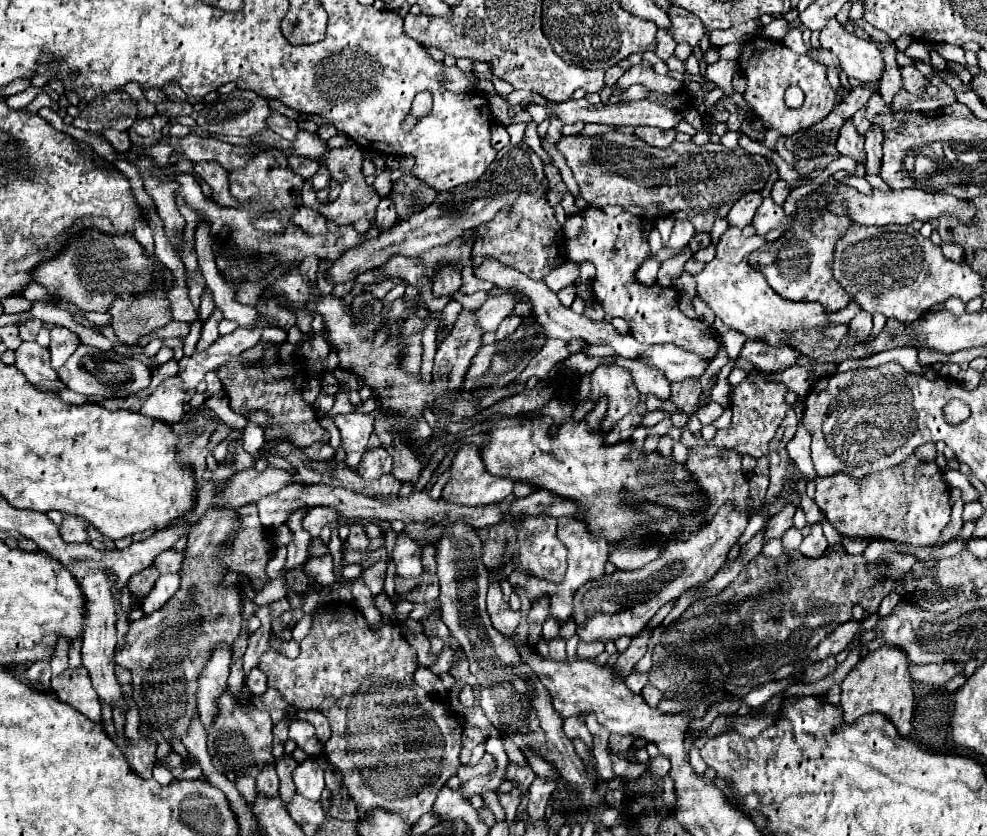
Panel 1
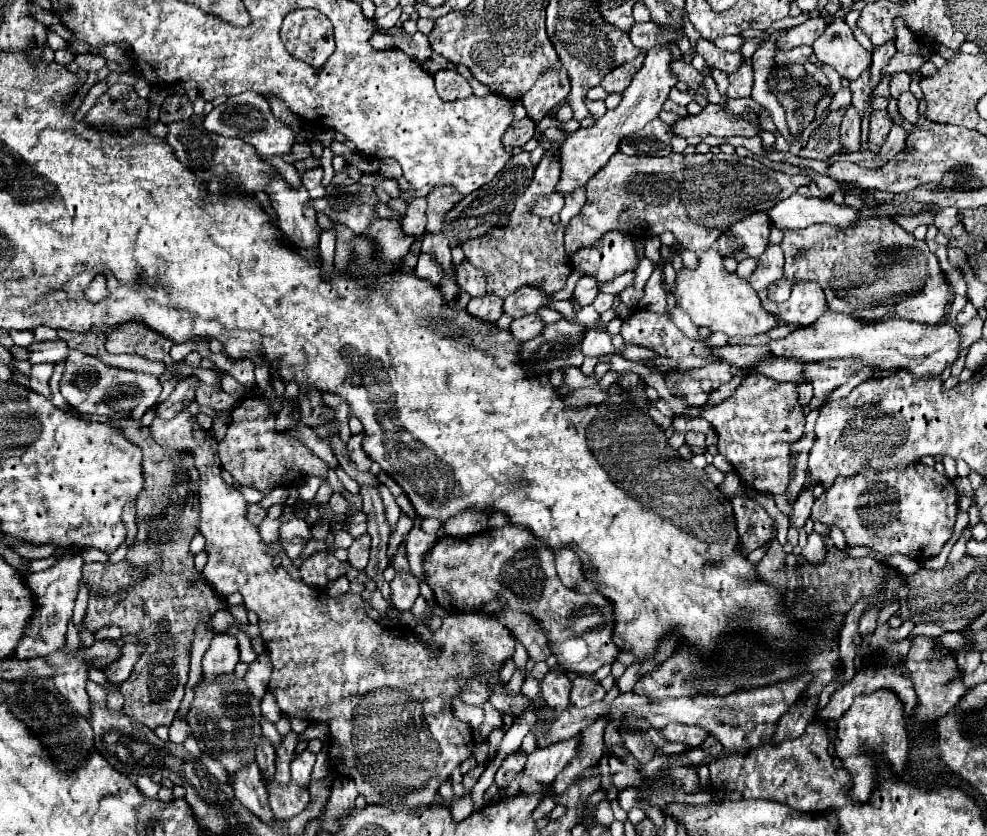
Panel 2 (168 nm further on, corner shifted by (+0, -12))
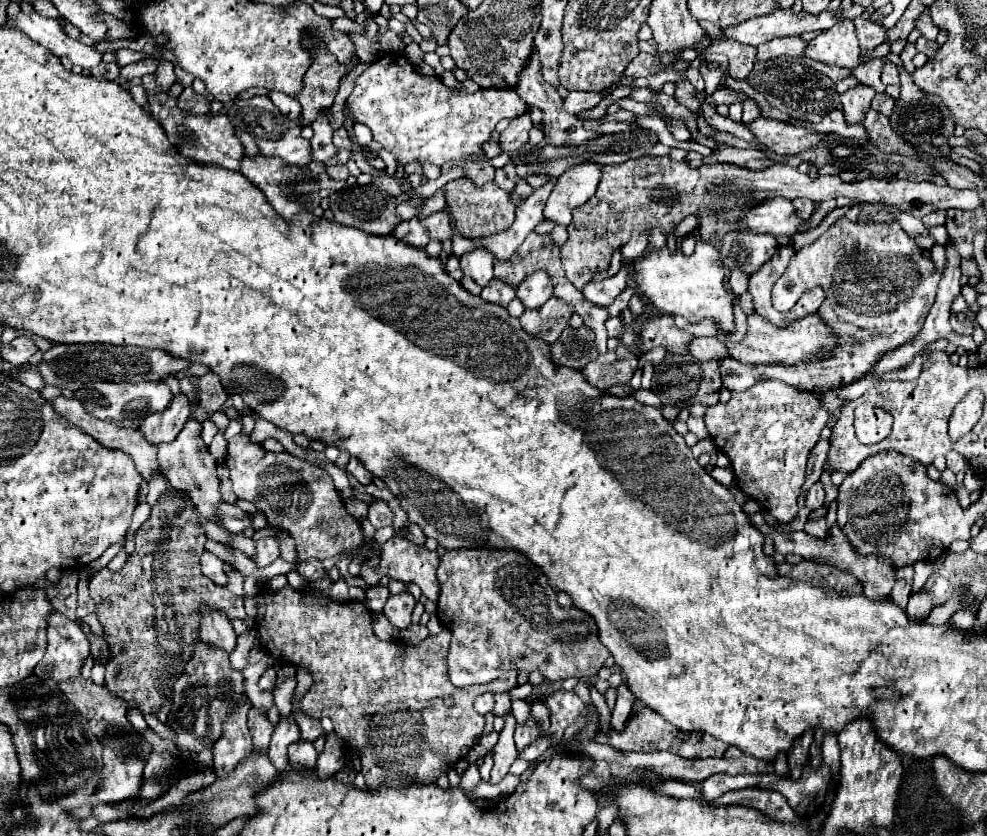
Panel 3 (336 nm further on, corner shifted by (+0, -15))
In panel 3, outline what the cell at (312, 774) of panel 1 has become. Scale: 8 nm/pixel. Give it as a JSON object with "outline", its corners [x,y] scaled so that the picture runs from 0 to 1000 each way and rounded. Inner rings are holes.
{"outline":[[[301,886],[293,894],[293,915],[297,920],[319,920],[321,898],[311,886]]]}

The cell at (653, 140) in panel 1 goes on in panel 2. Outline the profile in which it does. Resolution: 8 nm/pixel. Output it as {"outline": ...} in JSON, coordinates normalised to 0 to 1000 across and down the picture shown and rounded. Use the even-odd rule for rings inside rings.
{"outline":[[[672,144],[658,146],[651,156],[635,163],[627,172],[627,182],[637,187],[678,187],[680,179],[682,153]]]}

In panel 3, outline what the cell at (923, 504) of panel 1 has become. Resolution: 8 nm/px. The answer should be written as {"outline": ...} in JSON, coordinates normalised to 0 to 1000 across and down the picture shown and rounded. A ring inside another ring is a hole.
{"outline":[[[897,539],[876,549],[864,563],[864,568],[856,571],[856,575],[850,580],[848,628],[870,664],[889,664],[903,669],[907,678],[919,678],[927,671],[947,671],[955,661],[959,661],[961,652],[968,645],[984,645],[984,628],[978,623],[968,587],[953,575],[941,573],[937,556],[925,549],[917,549],[907,539]]]}

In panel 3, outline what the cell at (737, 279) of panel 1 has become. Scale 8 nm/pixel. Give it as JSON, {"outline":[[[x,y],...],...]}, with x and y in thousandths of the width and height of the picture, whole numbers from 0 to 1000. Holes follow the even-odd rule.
{"outline":[[[708,288],[700,307],[692,307],[688,298],[678,305],[676,295],[670,300],[662,300],[660,295],[656,295],[653,305],[643,310],[641,322],[645,346],[649,346],[651,355],[656,355],[670,374],[690,377],[698,386],[722,382],[728,396],[745,398],[745,353],[733,339],[735,322],[730,319],[730,305],[724,293]]]}

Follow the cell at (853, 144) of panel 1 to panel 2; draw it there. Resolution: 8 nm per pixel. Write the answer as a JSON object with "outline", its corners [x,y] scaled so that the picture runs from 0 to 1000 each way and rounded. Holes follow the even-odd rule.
{"outline":[[[860,127],[852,146],[852,172],[858,182],[872,177],[872,139],[866,127]]]}

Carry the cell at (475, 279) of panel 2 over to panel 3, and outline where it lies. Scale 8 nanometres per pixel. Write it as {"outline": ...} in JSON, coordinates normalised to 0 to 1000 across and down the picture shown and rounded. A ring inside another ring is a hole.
{"outline":[[[481,298],[467,307],[467,324],[483,341],[491,343],[499,334],[499,305],[493,298]]]}

